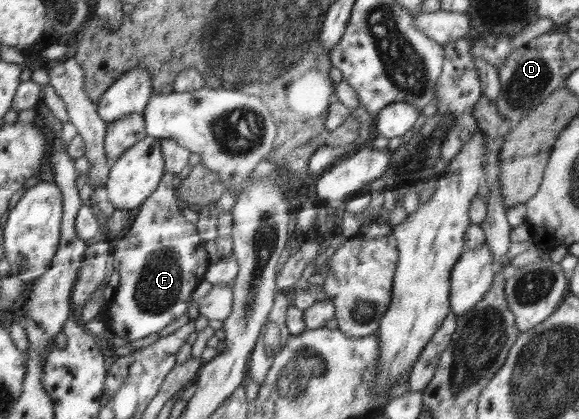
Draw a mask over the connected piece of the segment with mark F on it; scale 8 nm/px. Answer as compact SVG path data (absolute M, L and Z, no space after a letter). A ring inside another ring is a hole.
M164 172L156 190L140 205L138 215L127 234L112 241L110 268L120 275L120 285L115 290L113 298L104 305L99 319L104 322L106 329L124 340L138 340L158 333L178 316L186 314L191 306L194 290L198 284L205 281L206 272L210 267L205 243L200 240L196 226L185 220L182 210L176 204L180 183L178 174Z

